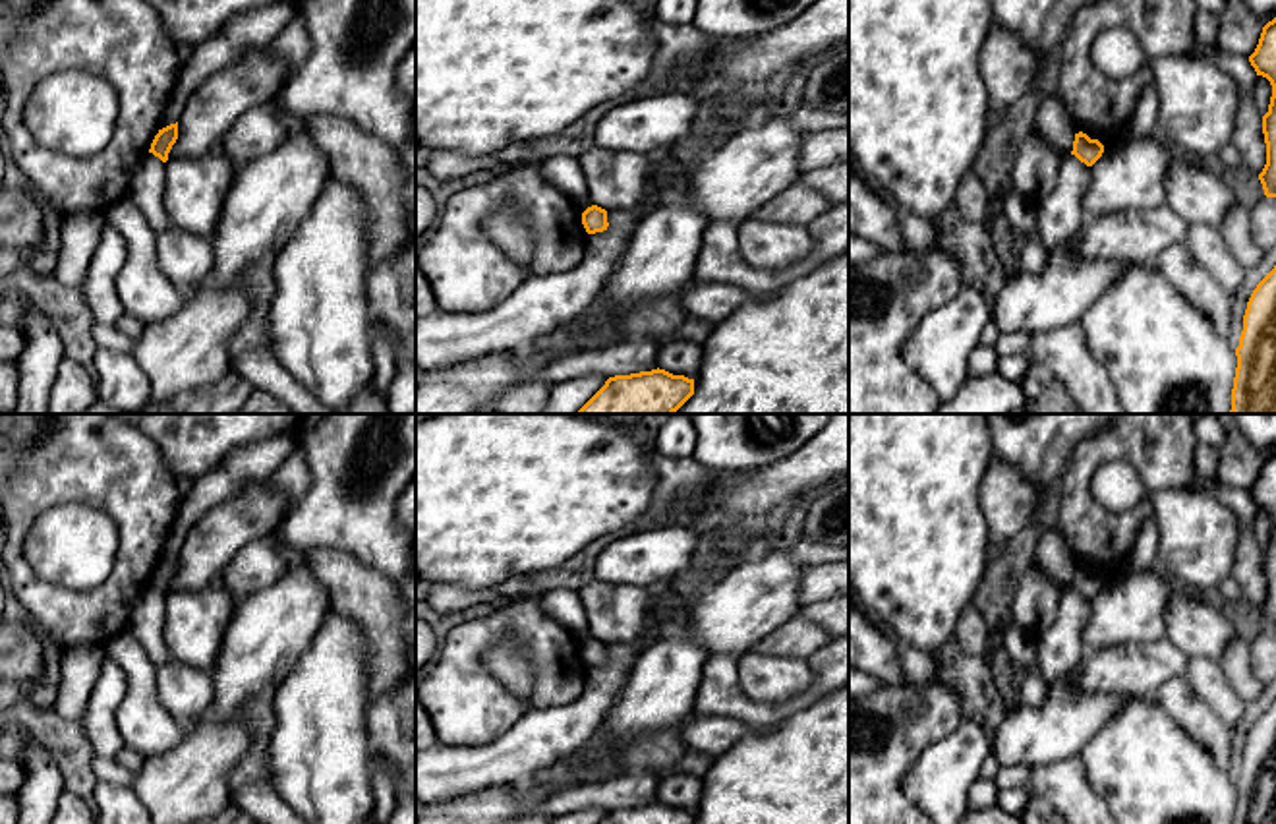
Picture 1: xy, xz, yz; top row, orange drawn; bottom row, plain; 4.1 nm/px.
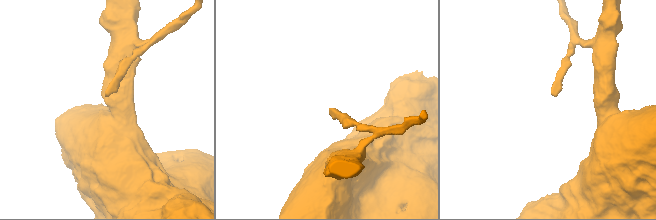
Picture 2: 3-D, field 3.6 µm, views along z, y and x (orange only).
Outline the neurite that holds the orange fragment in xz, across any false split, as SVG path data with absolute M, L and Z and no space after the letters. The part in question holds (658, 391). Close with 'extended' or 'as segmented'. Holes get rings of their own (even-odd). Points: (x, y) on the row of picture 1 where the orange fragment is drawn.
M665 369L615 375L578 414L675 414L694 395L694 379Z; as segmented

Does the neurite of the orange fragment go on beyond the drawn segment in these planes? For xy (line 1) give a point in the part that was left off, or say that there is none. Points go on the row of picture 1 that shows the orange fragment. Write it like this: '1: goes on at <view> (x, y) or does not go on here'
1: does not go on here

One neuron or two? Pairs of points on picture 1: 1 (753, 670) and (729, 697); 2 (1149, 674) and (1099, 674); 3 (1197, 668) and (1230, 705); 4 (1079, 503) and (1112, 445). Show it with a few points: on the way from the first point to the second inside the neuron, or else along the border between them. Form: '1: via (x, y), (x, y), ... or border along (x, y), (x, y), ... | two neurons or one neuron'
1: border along (735, 660), (739, 687), (747, 695), (780, 703) | two neurons
2: via (1137, 674), (1110, 674) | one neuron
3: via (1207, 677), (1220, 695) | one neuron
4: via (1079, 488), (1079, 472), (1097, 455) | one neuron

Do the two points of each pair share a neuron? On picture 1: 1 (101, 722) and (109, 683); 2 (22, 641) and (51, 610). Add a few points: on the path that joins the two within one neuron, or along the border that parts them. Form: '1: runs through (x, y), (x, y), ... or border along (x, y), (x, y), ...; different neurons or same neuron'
1: runs through (101, 712), (107, 693); same neuron
2: border along (35, 625), (41, 633); different neurons

